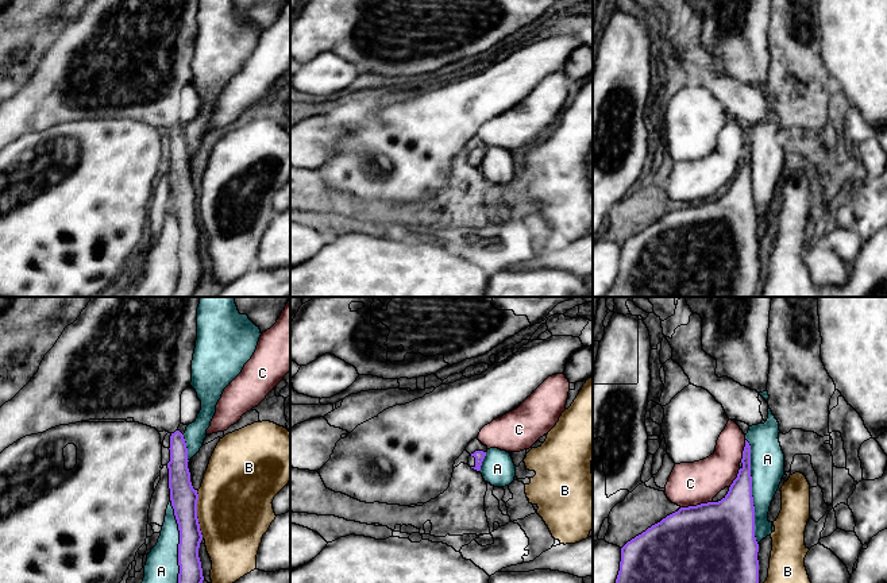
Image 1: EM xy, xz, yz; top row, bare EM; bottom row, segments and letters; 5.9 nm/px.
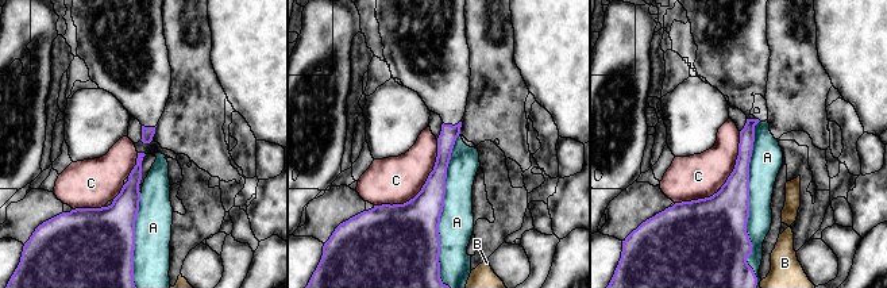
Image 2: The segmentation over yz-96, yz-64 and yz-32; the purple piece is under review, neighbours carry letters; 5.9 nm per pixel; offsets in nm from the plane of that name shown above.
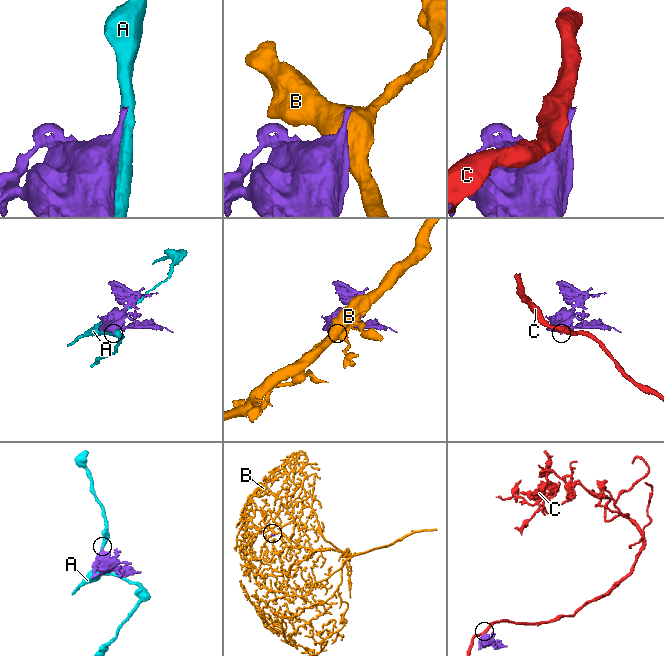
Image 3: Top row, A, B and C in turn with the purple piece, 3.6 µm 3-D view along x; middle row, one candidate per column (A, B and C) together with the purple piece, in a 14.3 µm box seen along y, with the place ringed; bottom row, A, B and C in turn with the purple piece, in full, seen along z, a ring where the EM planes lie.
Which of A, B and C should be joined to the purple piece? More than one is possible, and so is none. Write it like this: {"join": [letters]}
{"join": []}

